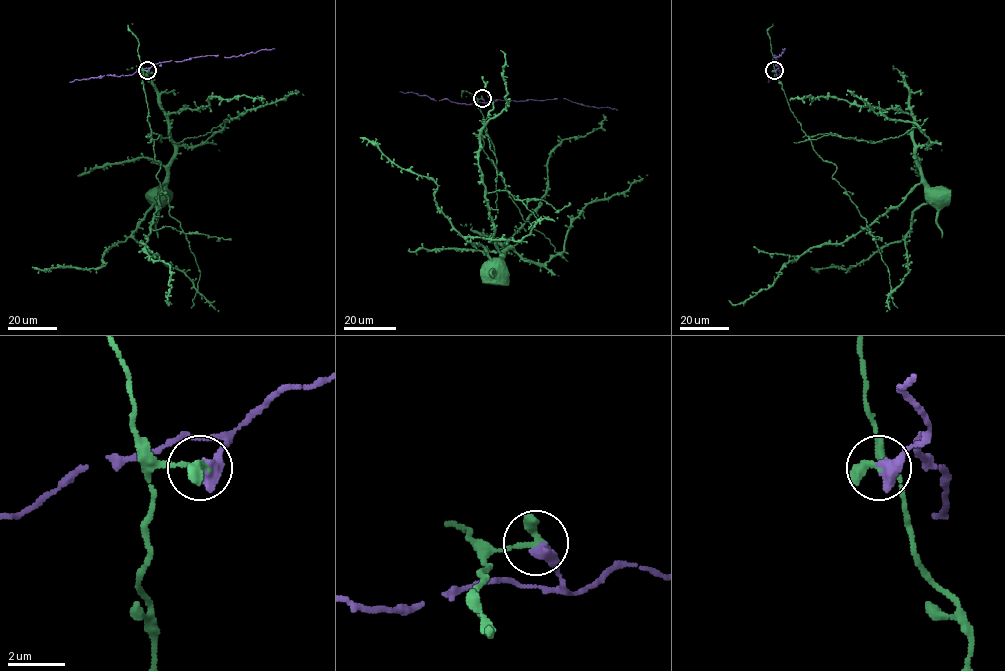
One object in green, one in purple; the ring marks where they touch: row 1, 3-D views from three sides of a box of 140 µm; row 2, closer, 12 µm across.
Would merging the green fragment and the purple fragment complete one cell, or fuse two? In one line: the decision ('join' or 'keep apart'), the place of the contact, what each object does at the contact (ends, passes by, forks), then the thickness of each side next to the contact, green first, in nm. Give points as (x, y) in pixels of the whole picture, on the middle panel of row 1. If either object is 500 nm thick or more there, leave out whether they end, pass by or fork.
keep apart | (482, 98) | 400/600 nm

